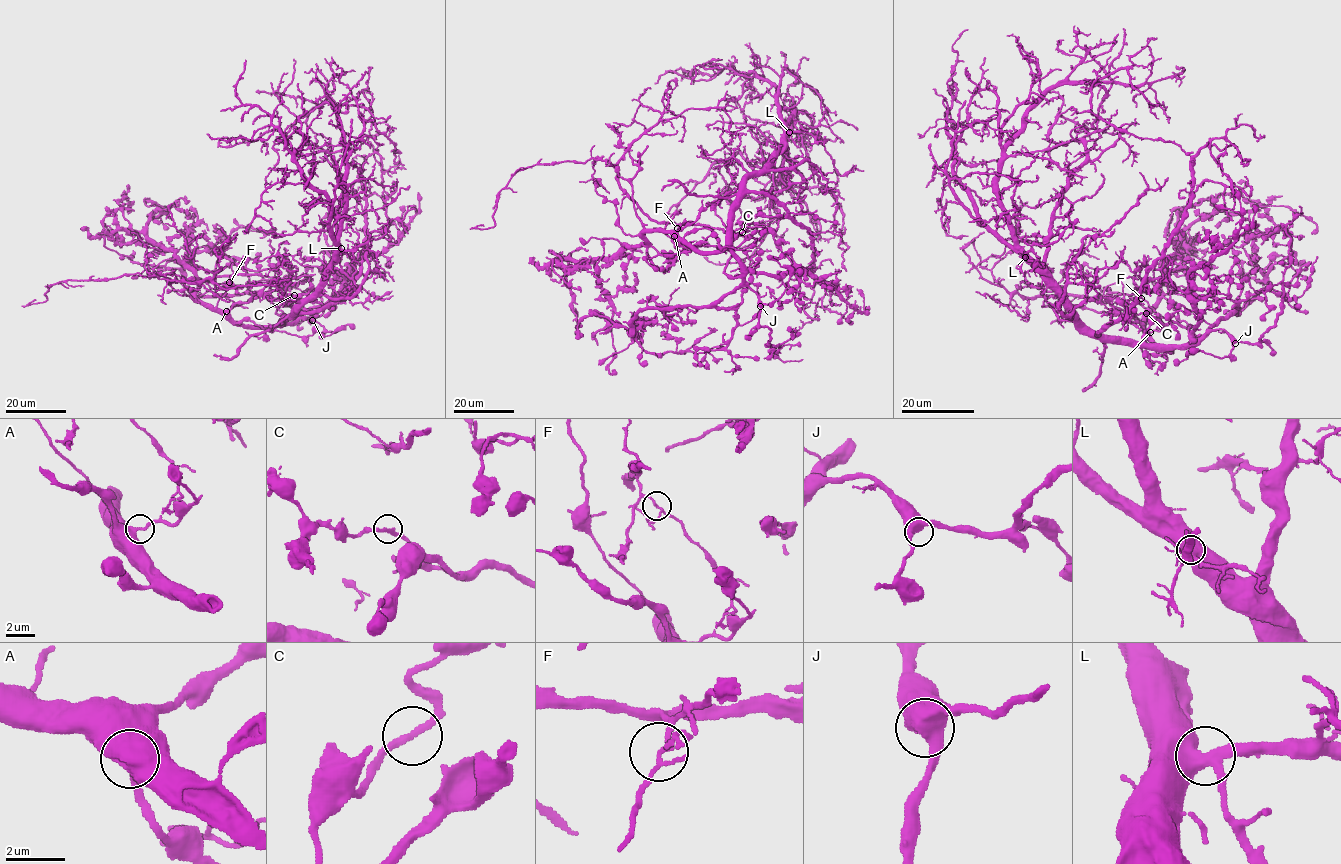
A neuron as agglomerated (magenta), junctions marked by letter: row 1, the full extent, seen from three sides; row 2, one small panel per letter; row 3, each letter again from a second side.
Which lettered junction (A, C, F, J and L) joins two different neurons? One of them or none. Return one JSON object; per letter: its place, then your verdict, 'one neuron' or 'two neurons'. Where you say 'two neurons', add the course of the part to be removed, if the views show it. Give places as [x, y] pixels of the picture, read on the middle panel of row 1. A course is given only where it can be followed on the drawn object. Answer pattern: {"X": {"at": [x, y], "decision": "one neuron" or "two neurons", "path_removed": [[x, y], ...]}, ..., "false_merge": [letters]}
{"A": {"at": [674, 236], "decision": "one neuron"}, "C": {"at": [742, 232], "decision": "one neuron"}, "F": {"at": [677, 228], "decision": "two neurons", "path_removed": [[677, 228], [653, 221], [617, 170], [589, 158], [518, 170], [499, 192], [495, 225], [483, 226]]}, "J": {"at": [760, 306], "decision": "one neuron"}, "L": {"at": [789, 132], "decision": "one neuron"}, "false_merge": ["F"]}

